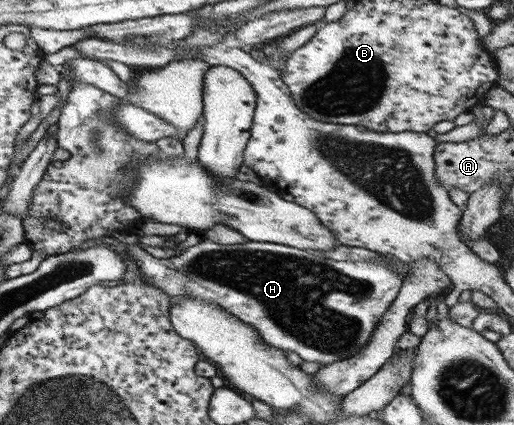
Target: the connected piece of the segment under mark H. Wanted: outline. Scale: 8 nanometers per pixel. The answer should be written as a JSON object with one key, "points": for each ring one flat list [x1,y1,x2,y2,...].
{"points":[[201,241,181,251,175,258,153,258,139,247,139,242,127,244,127,255,135,261,142,282,158,288,169,299,186,296,201,302,212,302,225,312,250,324,269,345,283,351,293,351,305,362,318,362,320,366,351,358,370,342,374,328,389,308,400,289,401,280,393,267,385,261,379,263,337,262,319,257,312,250,299,250,271,242,245,241,223,245]]}

